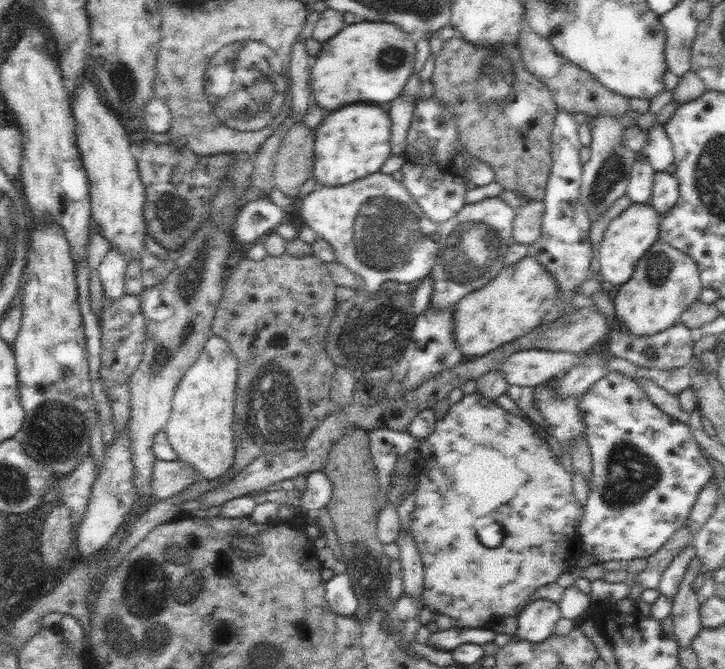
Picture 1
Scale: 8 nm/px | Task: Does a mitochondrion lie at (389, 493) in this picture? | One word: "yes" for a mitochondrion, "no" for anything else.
no

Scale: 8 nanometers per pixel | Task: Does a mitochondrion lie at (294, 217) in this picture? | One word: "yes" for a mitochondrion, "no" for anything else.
no

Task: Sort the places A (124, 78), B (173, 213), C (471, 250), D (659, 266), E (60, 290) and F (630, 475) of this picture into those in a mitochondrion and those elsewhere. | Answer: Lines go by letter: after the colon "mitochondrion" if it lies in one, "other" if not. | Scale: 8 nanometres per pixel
A: mitochondrion
B: mitochondrion
C: mitochondrion
D: mitochondrion
E: other
F: mitochondrion

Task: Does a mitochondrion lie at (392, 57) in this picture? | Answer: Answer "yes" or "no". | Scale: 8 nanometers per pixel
yes

